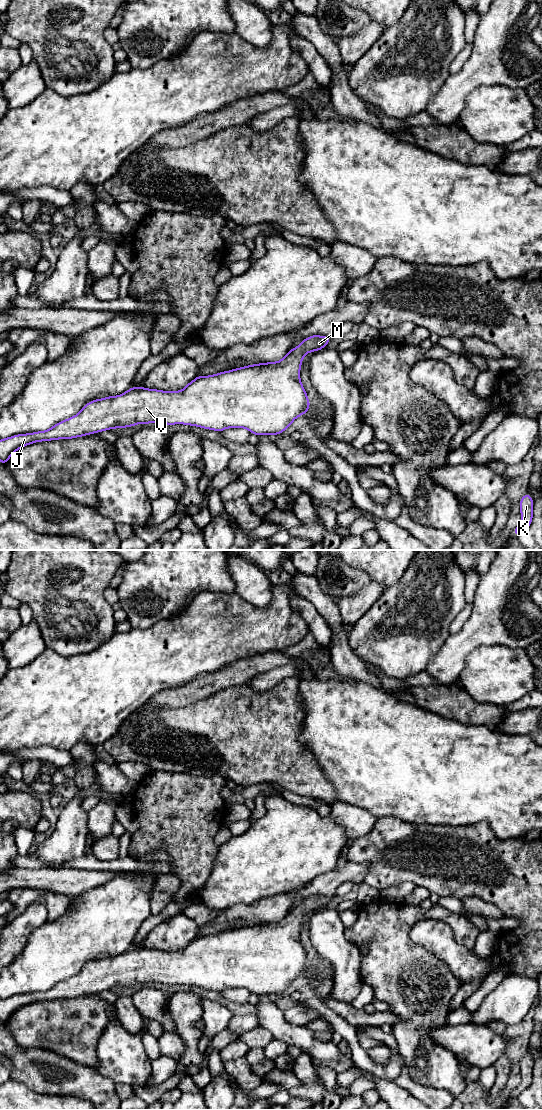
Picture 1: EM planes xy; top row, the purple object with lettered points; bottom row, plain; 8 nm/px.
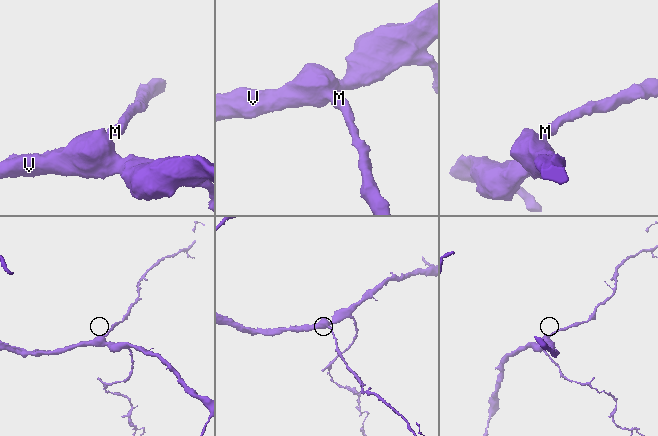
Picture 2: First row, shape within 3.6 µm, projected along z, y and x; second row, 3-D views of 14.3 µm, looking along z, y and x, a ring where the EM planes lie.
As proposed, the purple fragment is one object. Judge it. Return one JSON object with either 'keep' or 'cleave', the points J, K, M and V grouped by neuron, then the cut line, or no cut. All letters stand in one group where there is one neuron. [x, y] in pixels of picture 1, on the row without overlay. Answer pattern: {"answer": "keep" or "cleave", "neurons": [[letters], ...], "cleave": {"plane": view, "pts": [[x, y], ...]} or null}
{"answer": "keep", "neurons": [["J", "K", "M", "V"]], "cleave": null}

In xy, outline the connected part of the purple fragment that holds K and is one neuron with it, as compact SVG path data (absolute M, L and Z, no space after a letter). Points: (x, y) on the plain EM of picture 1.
M525 1054L520 1060L520 1073L522 1080L513 1091L513 1094L515 1094L516 1096L527 1089L532 1082L533 1058L529 1054Z

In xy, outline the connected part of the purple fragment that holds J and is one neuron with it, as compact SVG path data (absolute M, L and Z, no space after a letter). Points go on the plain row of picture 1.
M309 896L278 922L197 936L181 951L132 947L121 955L90 961L78 974L46 991L18 994L0 1000L0 1023L4 1025L18 1009L35 1002L71 999L136 984L185 984L219 992L227 988L246 988L258 996L278 995L297 977L308 972L310 961L300 940L301 923L307 913L323 909L330 899L327 896Z

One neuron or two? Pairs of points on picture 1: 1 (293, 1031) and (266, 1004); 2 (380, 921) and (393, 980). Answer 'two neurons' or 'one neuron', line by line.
1: one neuron
2: one neuron

